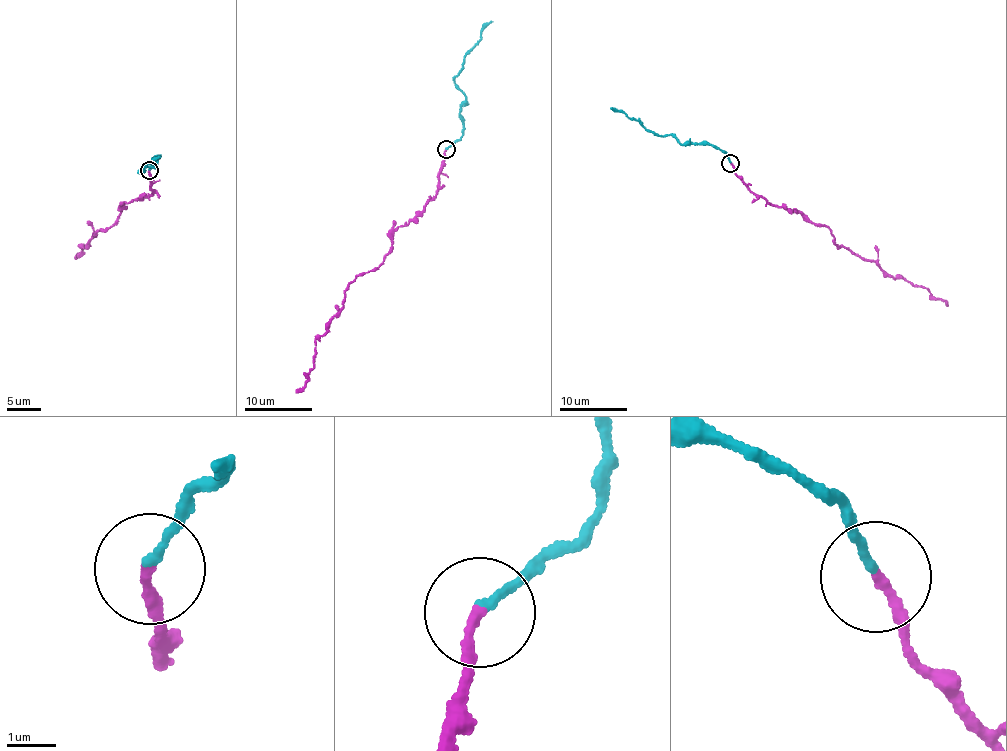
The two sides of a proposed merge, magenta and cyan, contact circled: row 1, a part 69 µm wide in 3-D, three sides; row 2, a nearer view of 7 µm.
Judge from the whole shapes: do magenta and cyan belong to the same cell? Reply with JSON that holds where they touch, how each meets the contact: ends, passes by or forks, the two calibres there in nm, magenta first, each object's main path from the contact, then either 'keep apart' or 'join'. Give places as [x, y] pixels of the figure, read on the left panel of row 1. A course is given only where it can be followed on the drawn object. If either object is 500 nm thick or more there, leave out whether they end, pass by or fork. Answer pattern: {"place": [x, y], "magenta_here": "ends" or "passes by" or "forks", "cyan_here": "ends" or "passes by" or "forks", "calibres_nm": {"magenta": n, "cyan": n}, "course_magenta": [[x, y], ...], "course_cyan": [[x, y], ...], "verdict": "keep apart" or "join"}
{"place": [149, 170], "magenta_here": "ends", "cyan_here": "ends", "calibres_nm": {"magenta": 200, "cyan": 150}, "course_magenta": [[150, 170], [154, 191], [123, 204], [126, 205], [119, 219], [96, 231], [74, 258]], "course_cyan": [[150, 169], [158, 156], [152, 166], [155, 169], [141, 168], [139, 172], [144, 172], [142, 169], [158, 157]], "verdict": "keep apart"}

